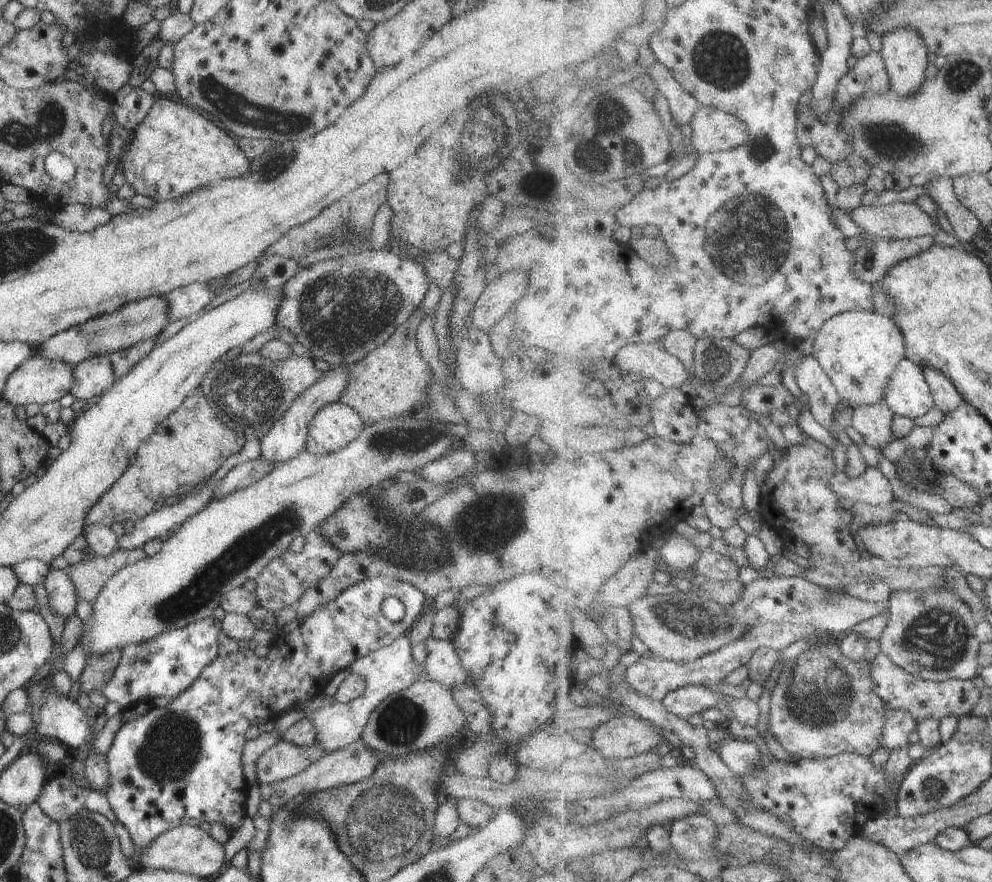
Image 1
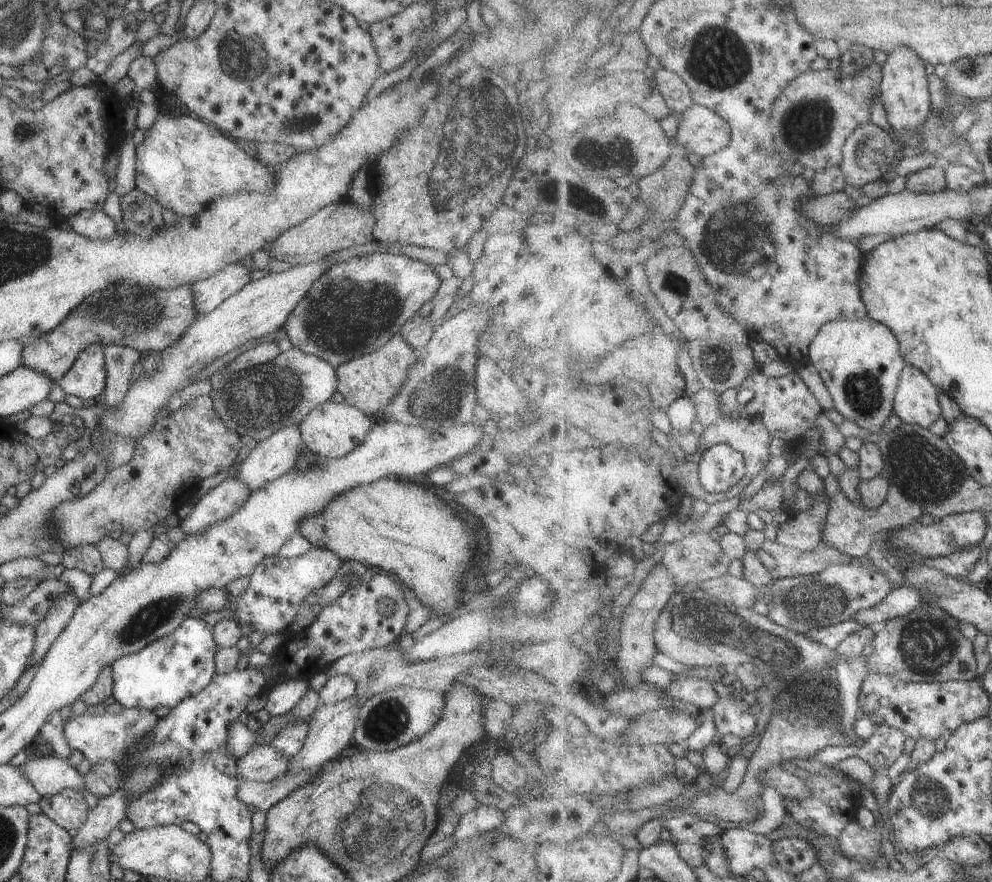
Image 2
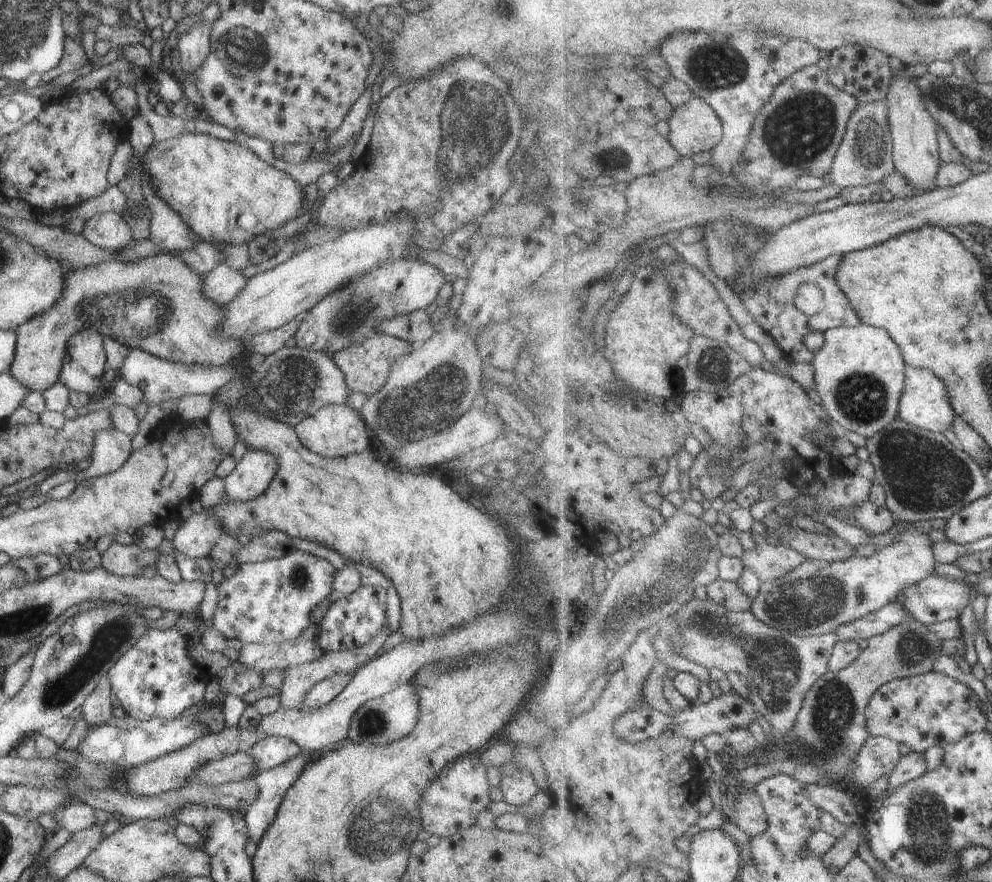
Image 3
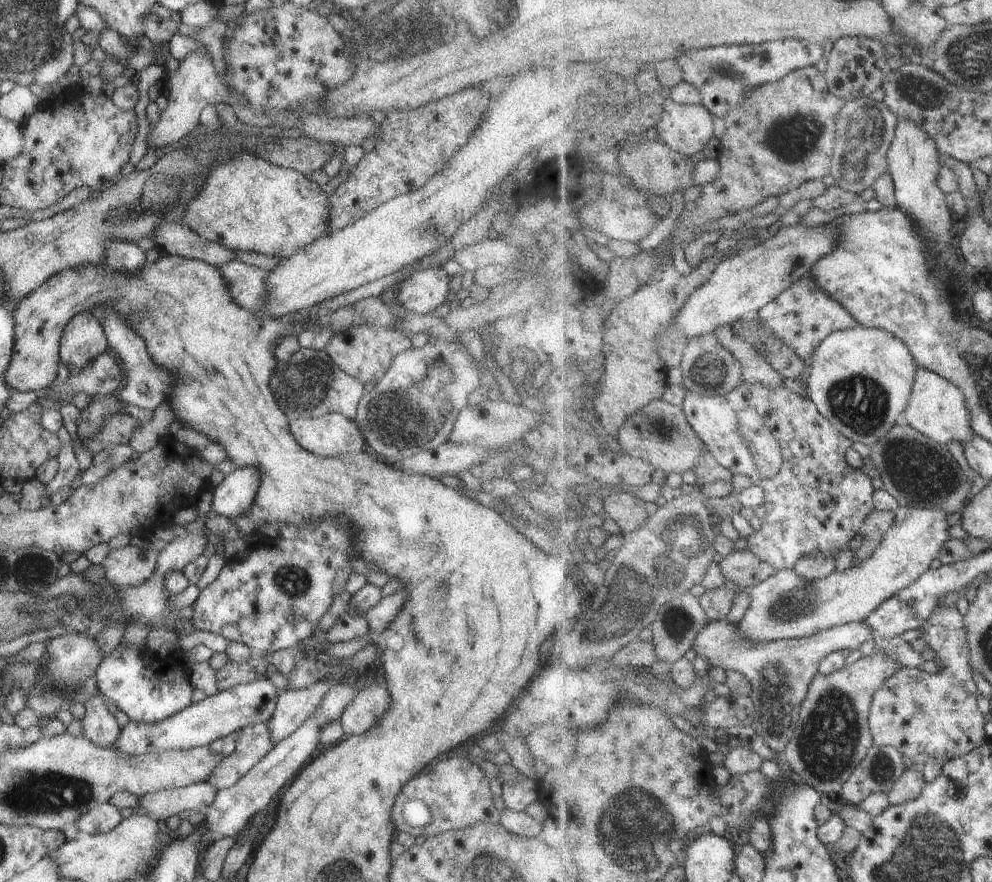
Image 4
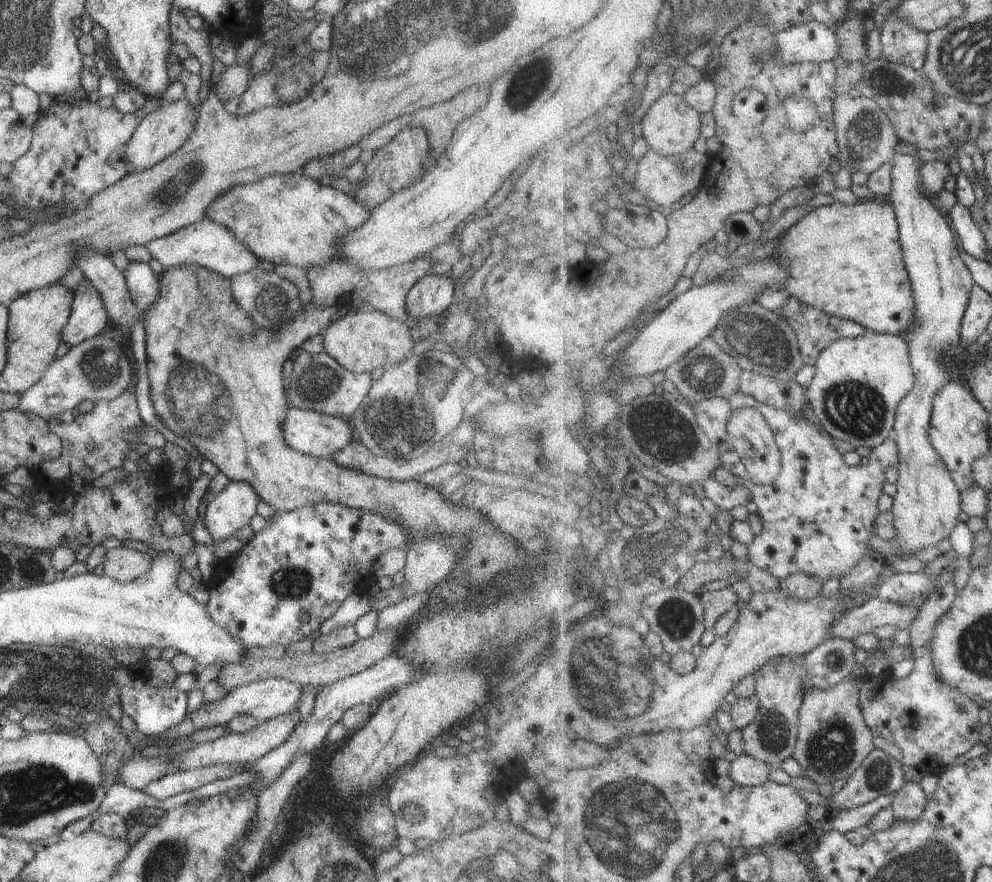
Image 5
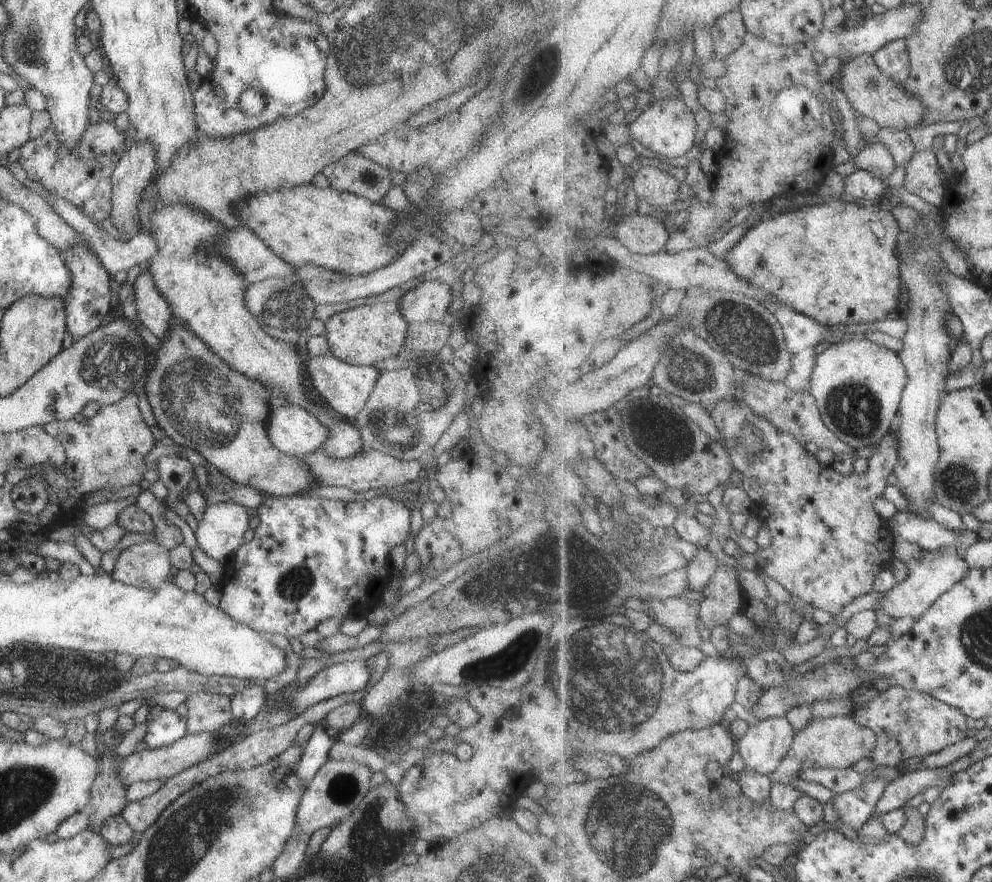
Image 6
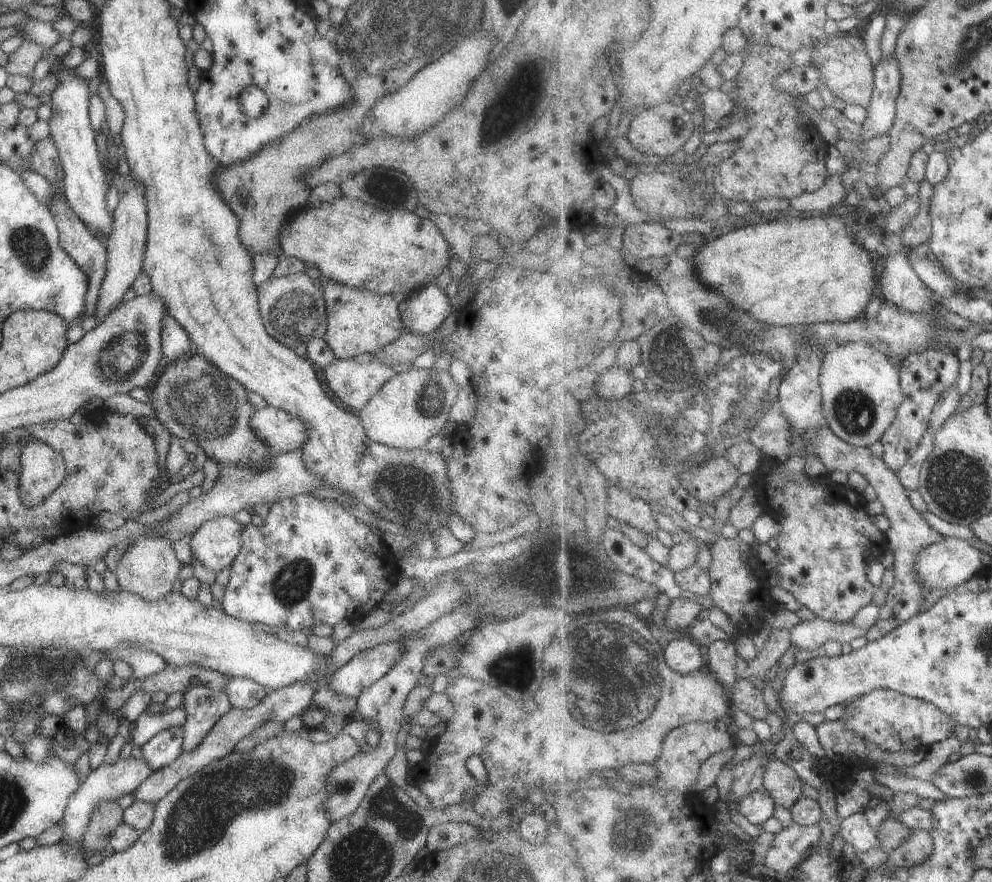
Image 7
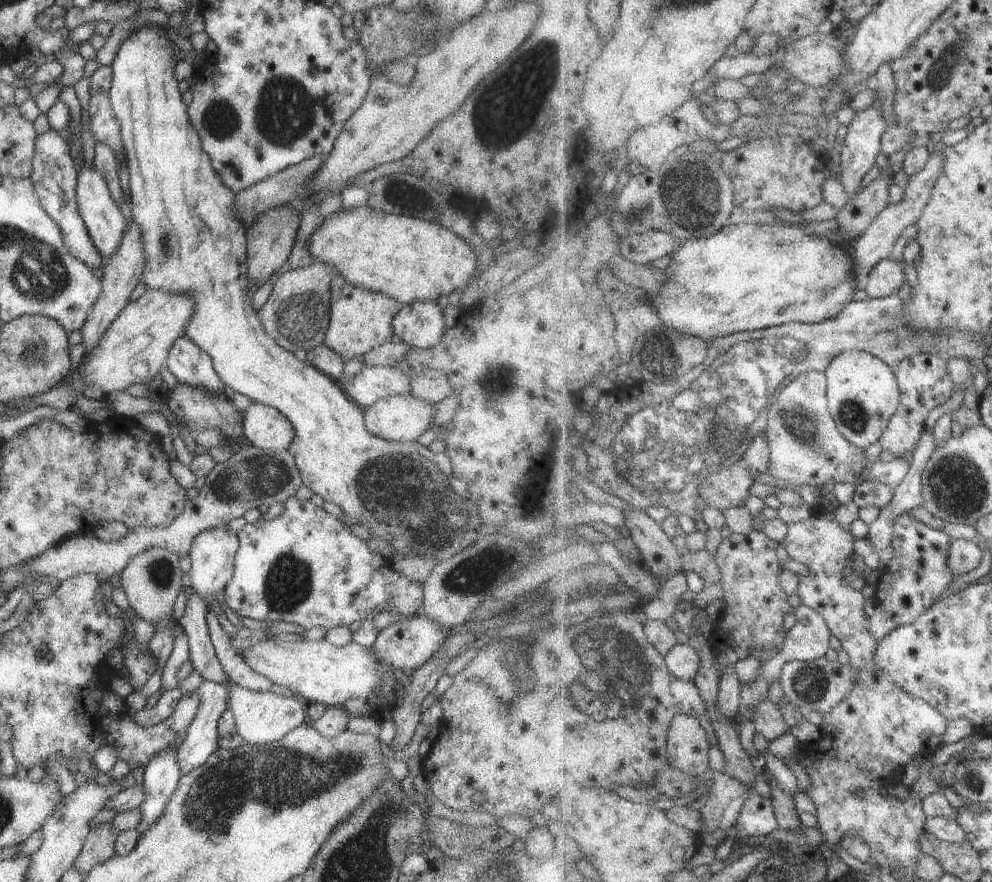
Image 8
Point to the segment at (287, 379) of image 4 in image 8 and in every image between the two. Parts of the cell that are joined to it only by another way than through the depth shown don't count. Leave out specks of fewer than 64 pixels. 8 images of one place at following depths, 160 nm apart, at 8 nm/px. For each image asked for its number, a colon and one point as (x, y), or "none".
5: (317, 382)
6: (345, 387)
7: (354, 383)
8: (373, 382)

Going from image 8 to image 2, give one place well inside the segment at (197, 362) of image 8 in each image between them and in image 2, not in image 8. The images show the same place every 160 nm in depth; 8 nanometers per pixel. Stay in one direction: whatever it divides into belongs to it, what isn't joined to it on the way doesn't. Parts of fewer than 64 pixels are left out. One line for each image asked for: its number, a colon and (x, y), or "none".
2: (95, 224)
3: (109, 230)
4: (126, 257)
5: (143, 283)
6: (153, 310)
7: (175, 342)

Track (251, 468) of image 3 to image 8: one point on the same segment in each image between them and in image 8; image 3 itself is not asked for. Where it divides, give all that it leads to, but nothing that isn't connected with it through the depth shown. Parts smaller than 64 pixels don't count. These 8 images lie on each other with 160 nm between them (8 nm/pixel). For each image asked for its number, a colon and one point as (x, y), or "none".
4: (232, 498)
5: (233, 507)
6: (219, 534)
7: (216, 543)
8: (213, 551)

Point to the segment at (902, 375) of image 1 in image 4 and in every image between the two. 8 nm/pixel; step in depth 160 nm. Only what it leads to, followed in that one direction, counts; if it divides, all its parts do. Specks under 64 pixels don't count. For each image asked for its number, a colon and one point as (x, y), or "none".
2: (918, 402)
3: (926, 403)
4: (938, 408)

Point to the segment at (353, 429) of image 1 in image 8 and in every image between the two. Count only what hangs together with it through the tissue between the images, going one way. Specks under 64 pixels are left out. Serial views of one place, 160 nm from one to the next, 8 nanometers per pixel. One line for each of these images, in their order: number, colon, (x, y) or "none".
2: (330, 430)
3: (334, 430)
4: (332, 434)
5: (312, 433)
6: (294, 430)
7: (282, 432)
8: (263, 426)

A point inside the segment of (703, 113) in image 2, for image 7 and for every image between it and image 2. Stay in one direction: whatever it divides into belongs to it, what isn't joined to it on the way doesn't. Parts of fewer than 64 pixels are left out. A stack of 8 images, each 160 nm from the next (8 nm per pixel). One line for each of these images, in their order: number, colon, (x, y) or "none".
3: (696, 127)
4: (688, 129)
5: (671, 125)
6: (668, 127)
7: (664, 131)

